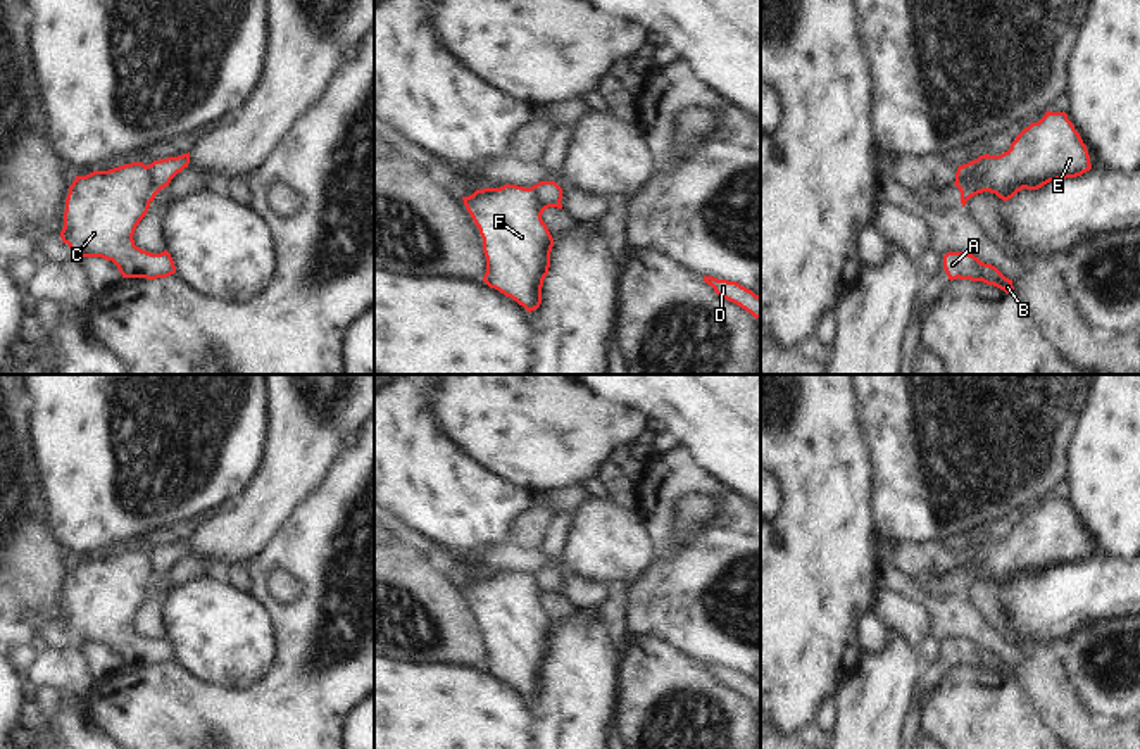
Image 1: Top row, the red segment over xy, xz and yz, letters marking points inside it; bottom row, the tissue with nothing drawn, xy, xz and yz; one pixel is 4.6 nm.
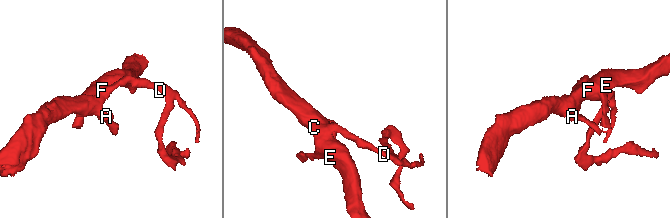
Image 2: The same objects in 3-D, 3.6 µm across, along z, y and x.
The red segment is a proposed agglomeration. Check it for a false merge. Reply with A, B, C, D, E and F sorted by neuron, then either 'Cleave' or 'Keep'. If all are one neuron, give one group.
Groups: A B C E F / D. Cleave.

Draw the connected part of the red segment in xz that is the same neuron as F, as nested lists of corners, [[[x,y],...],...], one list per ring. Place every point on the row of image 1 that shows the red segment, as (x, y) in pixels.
[[[504,185],[462,197],[483,238],[483,281],[528,312],[542,304],[554,238],[542,219],[545,207],[533,188]]]

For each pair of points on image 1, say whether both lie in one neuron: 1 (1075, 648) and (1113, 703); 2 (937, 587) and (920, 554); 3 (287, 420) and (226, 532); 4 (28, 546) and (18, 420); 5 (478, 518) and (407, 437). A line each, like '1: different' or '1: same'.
1: same
2: same
3: same
4: same
5: same

